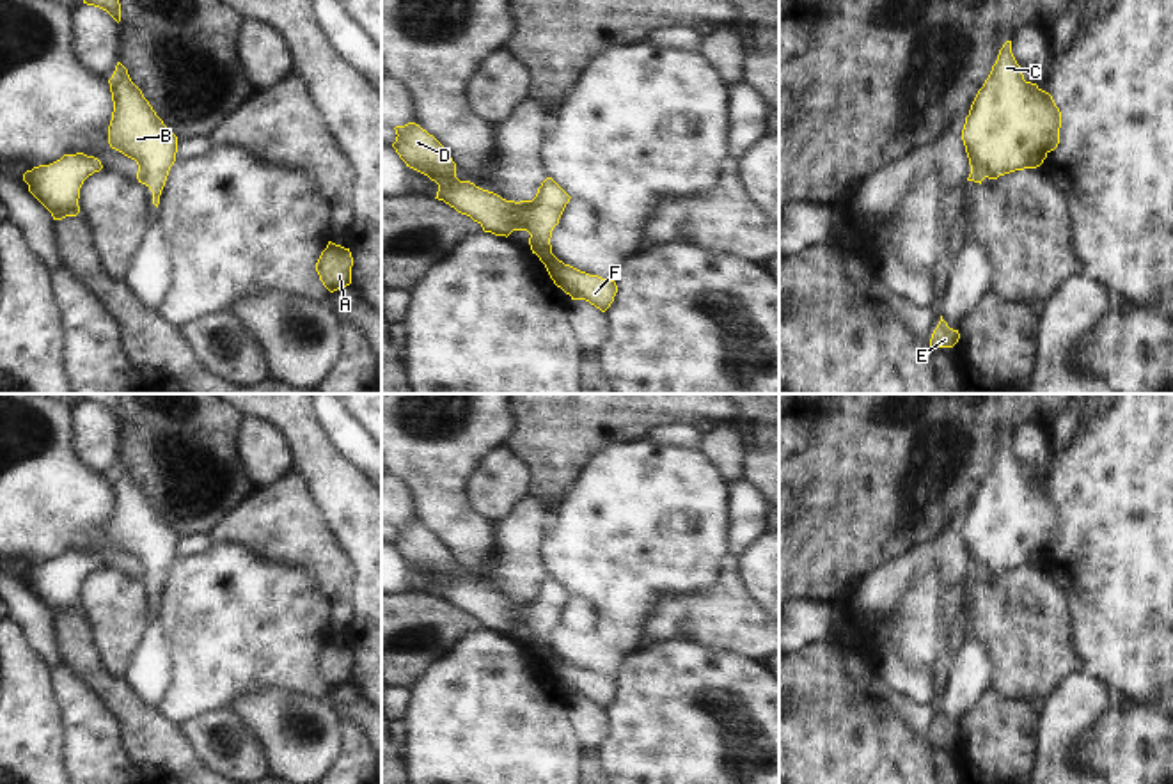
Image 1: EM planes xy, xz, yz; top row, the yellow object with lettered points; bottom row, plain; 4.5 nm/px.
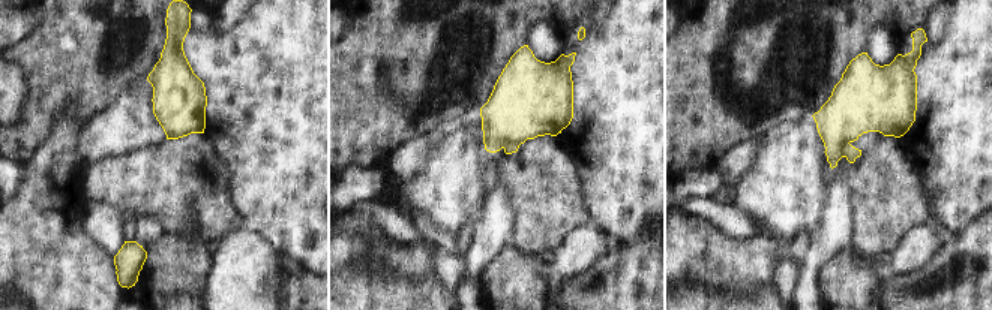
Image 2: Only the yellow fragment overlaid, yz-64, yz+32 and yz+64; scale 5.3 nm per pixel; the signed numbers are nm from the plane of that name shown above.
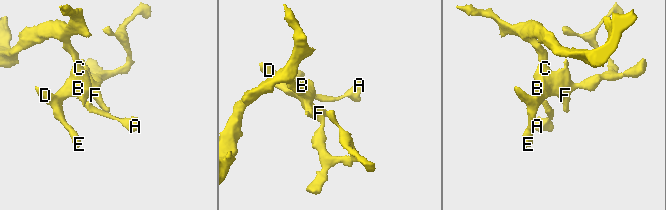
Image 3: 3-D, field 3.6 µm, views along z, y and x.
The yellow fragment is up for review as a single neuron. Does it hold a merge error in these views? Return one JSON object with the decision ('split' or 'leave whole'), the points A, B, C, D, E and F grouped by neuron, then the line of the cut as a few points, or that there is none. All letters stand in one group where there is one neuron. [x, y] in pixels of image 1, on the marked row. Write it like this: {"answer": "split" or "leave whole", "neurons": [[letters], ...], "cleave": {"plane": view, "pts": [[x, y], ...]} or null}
{"answer": "split", "neurons": [["A"], ["B", "C", "D", "E", "F"]], "cleave": {"plane": "yz", "pts": [[971, 165], [996, 178]]}}

